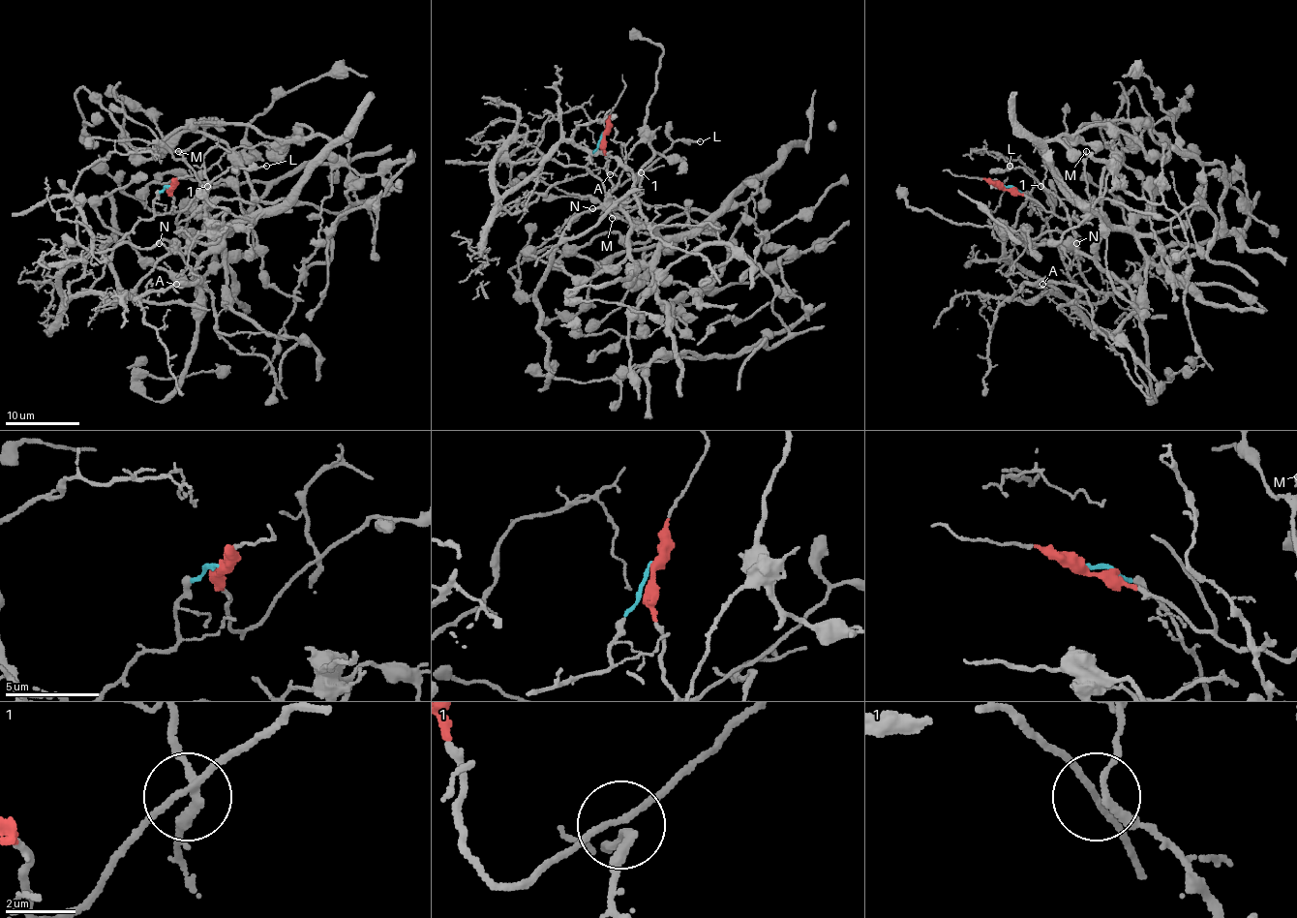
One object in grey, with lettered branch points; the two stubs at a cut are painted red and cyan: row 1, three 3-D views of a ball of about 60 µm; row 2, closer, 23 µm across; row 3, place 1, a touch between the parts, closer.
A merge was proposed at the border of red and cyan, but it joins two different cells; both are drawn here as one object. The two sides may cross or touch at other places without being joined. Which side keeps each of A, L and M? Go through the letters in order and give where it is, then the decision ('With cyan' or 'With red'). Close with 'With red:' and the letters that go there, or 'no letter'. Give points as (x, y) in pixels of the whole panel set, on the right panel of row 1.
A: Place: (1042, 284). With cyan
L: Place: (1010, 166). With red
M: Place: (1086, 151). With red
With red: L, M

